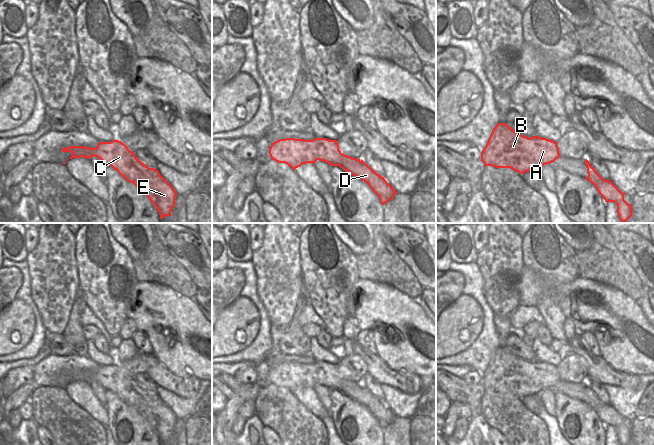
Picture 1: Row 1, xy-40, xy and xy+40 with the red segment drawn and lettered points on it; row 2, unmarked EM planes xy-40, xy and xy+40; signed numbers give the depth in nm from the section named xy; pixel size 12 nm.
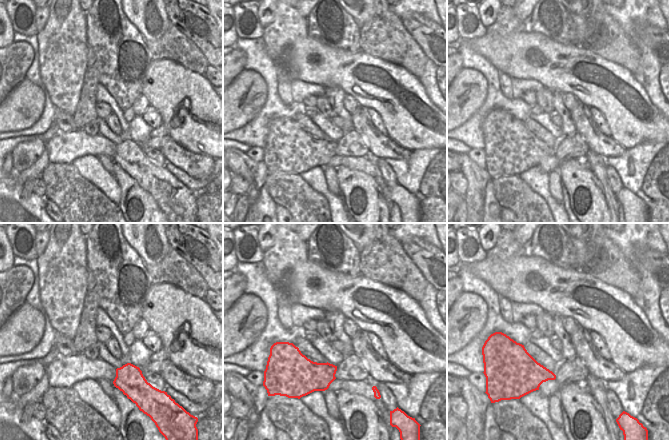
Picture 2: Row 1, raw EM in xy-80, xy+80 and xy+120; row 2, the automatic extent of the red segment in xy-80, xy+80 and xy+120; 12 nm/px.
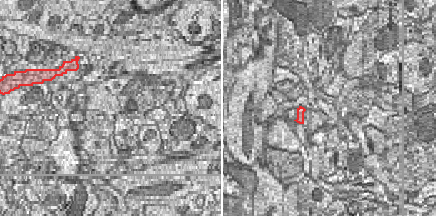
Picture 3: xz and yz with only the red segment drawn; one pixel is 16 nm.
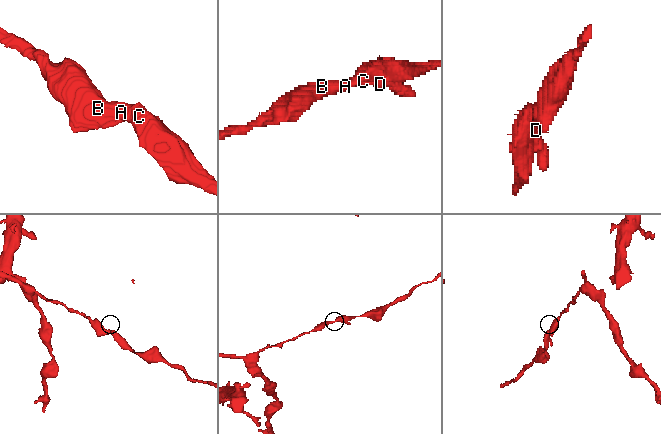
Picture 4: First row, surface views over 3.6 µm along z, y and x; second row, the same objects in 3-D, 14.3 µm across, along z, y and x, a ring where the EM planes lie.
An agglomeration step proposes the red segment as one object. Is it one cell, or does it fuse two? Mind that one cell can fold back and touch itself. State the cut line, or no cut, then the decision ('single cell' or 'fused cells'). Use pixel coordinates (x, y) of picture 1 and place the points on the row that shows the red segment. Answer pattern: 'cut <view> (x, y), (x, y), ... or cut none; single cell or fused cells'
cut none; single cell

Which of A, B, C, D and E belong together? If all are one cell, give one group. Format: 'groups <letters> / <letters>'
groups A B C D E

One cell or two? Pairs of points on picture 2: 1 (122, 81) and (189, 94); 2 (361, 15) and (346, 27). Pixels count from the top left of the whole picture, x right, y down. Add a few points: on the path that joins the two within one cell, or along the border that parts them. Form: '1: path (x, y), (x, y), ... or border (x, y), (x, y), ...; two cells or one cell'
1: border (151, 63), (143, 79), (142, 94); two cells
2: border (344, 10), (359, 25); two cells

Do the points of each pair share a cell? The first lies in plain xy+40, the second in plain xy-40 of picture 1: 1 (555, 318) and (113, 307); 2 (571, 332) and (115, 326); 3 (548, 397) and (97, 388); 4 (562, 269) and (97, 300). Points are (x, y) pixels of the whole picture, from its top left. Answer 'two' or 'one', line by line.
1: one
2: two
3: one
4: one

